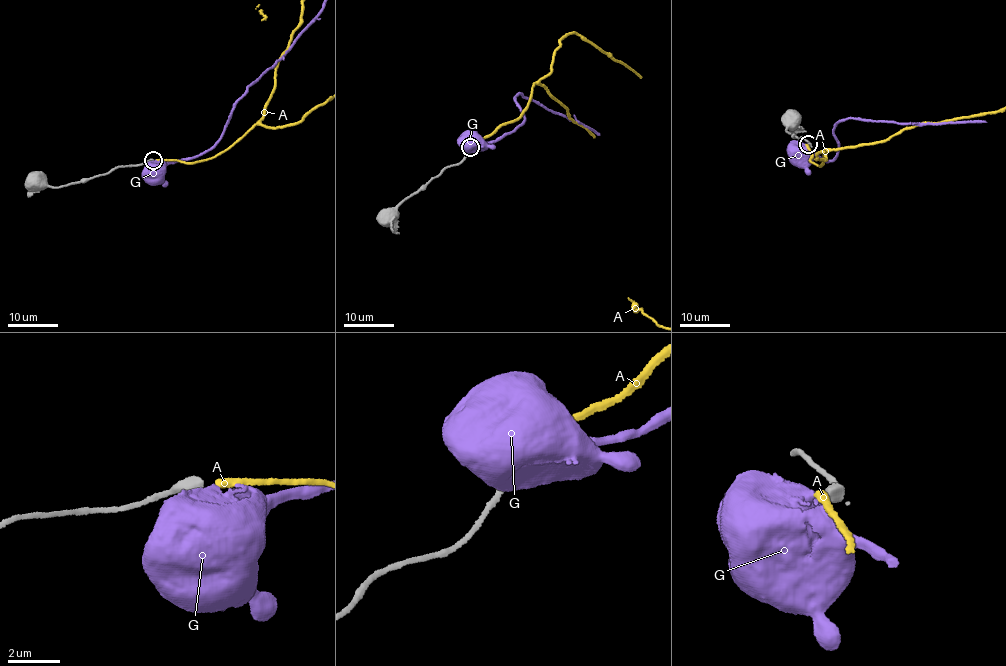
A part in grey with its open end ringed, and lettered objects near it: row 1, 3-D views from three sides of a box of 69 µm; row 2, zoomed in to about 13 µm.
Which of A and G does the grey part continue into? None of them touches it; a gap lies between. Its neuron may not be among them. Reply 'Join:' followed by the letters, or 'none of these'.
Join: none of these

